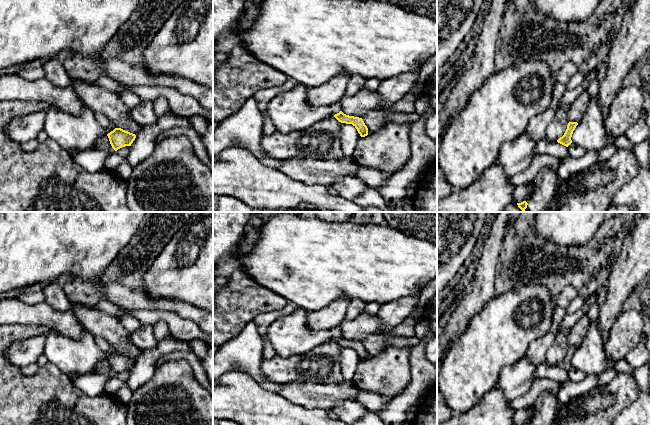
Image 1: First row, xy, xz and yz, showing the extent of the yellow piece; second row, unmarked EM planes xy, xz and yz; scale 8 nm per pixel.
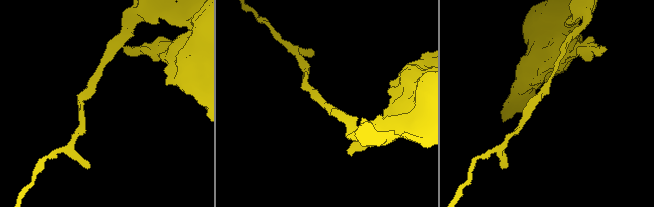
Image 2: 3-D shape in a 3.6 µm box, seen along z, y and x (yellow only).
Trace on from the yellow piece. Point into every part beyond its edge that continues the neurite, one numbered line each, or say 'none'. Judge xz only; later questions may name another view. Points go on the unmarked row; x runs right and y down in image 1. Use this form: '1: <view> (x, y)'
none

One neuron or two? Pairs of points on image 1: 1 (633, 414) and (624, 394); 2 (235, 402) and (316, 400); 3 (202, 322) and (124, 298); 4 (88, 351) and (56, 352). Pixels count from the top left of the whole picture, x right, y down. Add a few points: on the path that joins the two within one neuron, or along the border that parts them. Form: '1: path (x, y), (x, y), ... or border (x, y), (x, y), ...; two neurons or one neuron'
1: border (639, 390), (638, 396), (617, 414); two neurons
2: border (278, 392), (290, 401), (312, 409); two neurons
3: path (183, 310), (175, 306), (150, 304), (143, 301); one neuron
4: path (80, 352), (64, 352); one neuron

